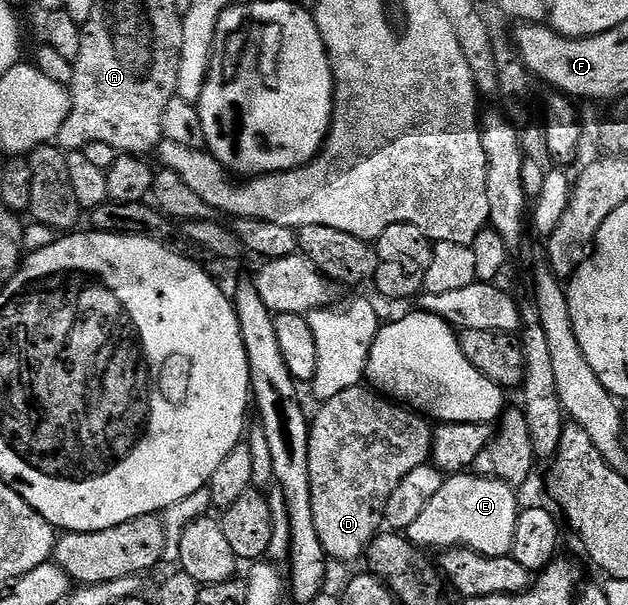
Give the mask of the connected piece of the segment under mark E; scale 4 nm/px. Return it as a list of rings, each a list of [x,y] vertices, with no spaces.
[[[462,472],[444,479],[441,489],[432,497],[425,510],[415,519],[407,531],[407,537],[418,548],[441,546],[440,548],[461,547],[474,550],[488,558],[504,558],[512,555],[513,541],[517,539],[518,491],[494,478],[483,478],[476,472]]]

